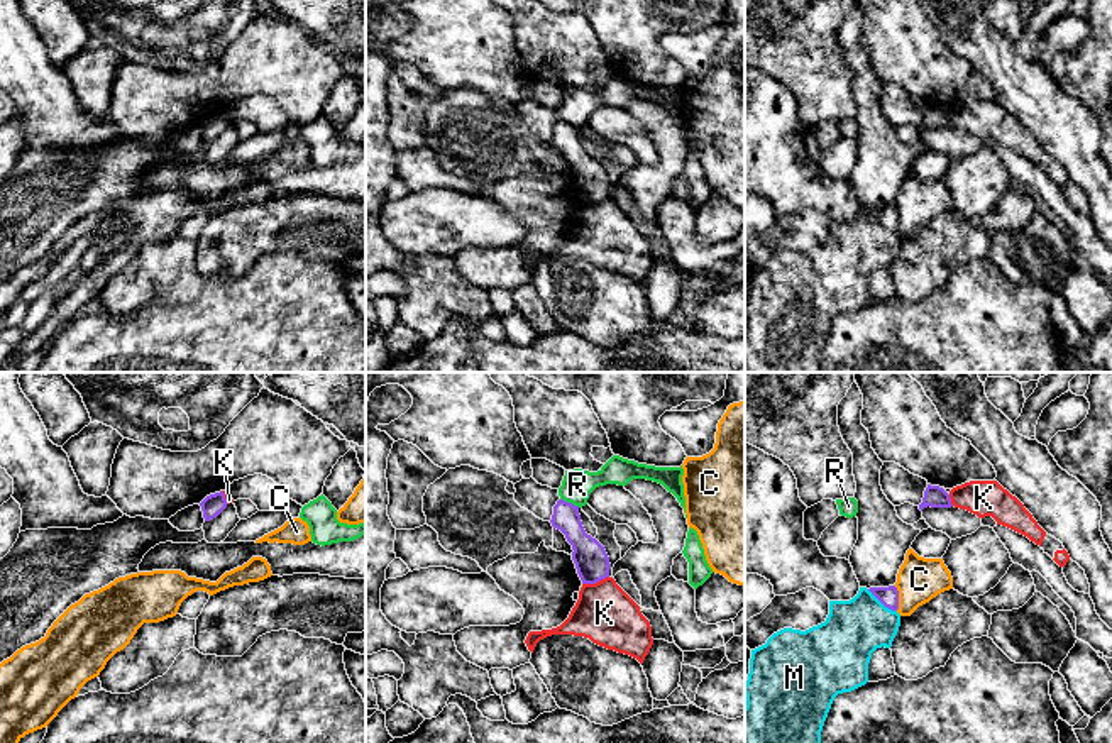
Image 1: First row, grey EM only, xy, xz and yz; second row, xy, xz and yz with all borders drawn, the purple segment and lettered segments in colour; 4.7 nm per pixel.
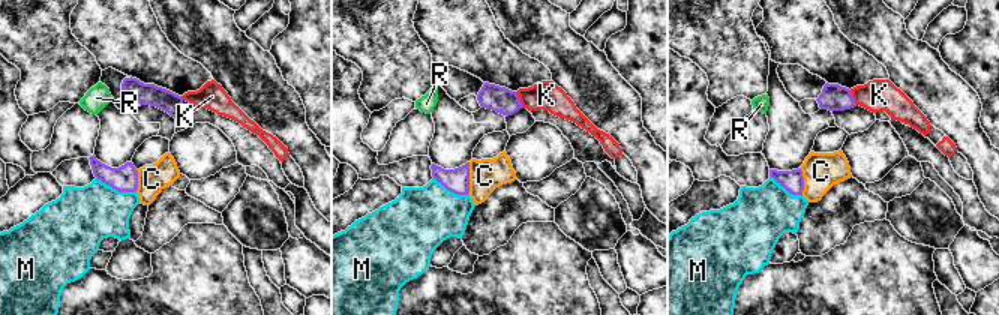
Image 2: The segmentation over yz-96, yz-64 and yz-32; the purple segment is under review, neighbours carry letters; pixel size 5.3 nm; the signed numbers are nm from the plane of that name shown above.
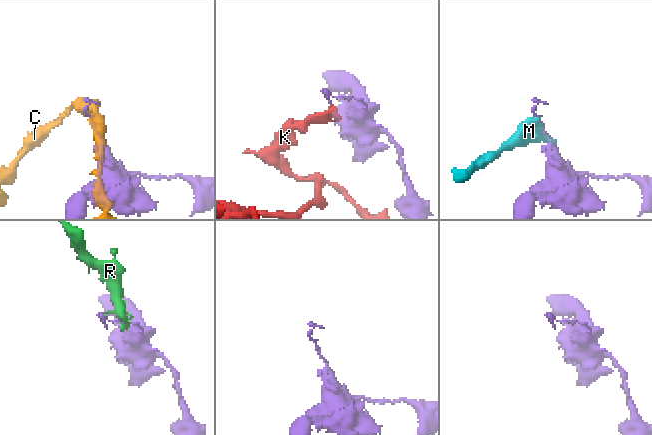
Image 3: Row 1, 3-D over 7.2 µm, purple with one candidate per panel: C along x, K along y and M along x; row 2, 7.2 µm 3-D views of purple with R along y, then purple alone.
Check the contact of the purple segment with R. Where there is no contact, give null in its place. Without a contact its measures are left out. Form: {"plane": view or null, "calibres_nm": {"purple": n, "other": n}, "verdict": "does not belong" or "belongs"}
{"plane": "xz", "calibres_nm": {"purple": 140, "other": 150}, "verdict": "does not belong"}

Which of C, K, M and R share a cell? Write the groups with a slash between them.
C / K / M / R

